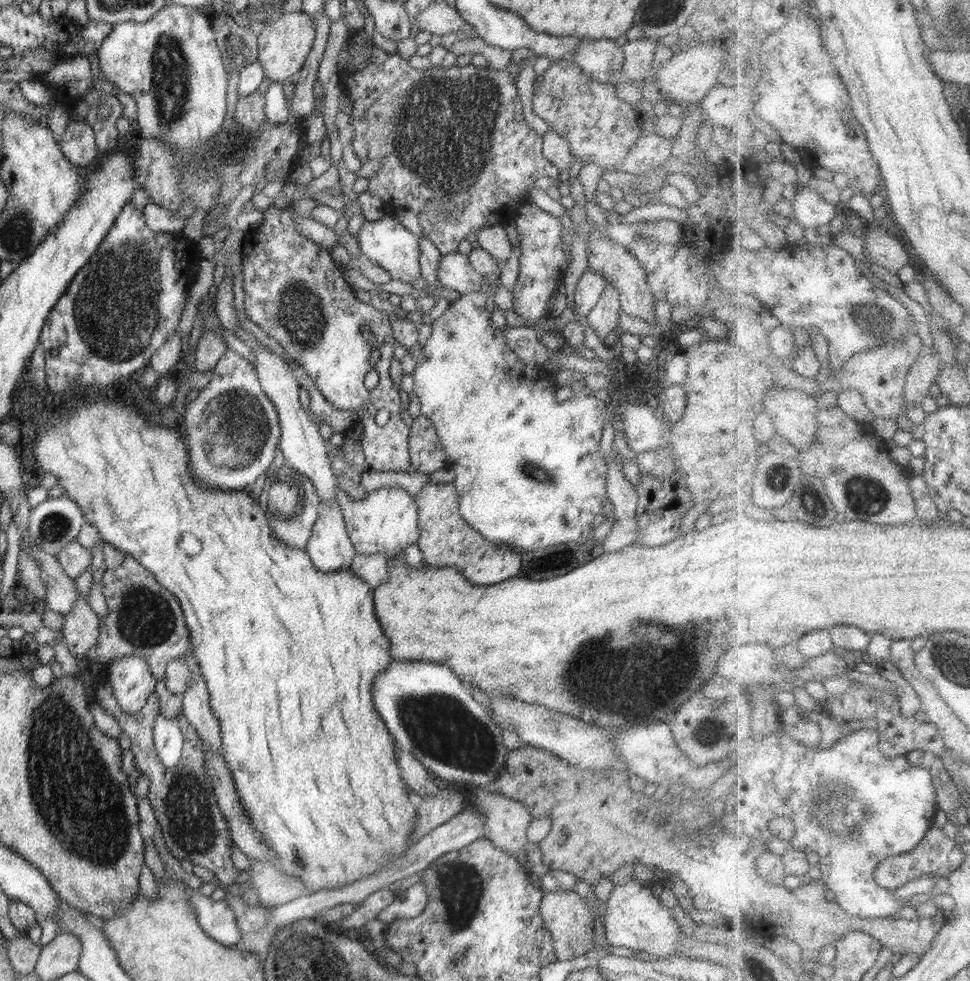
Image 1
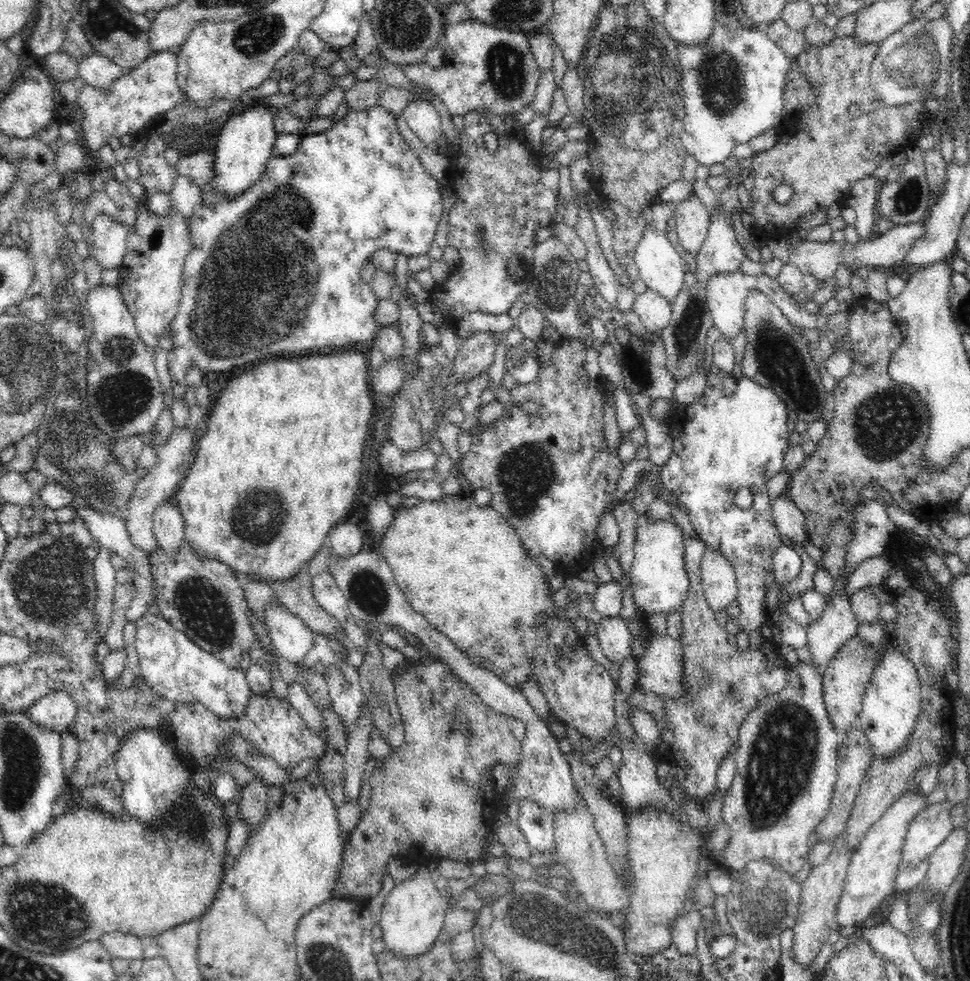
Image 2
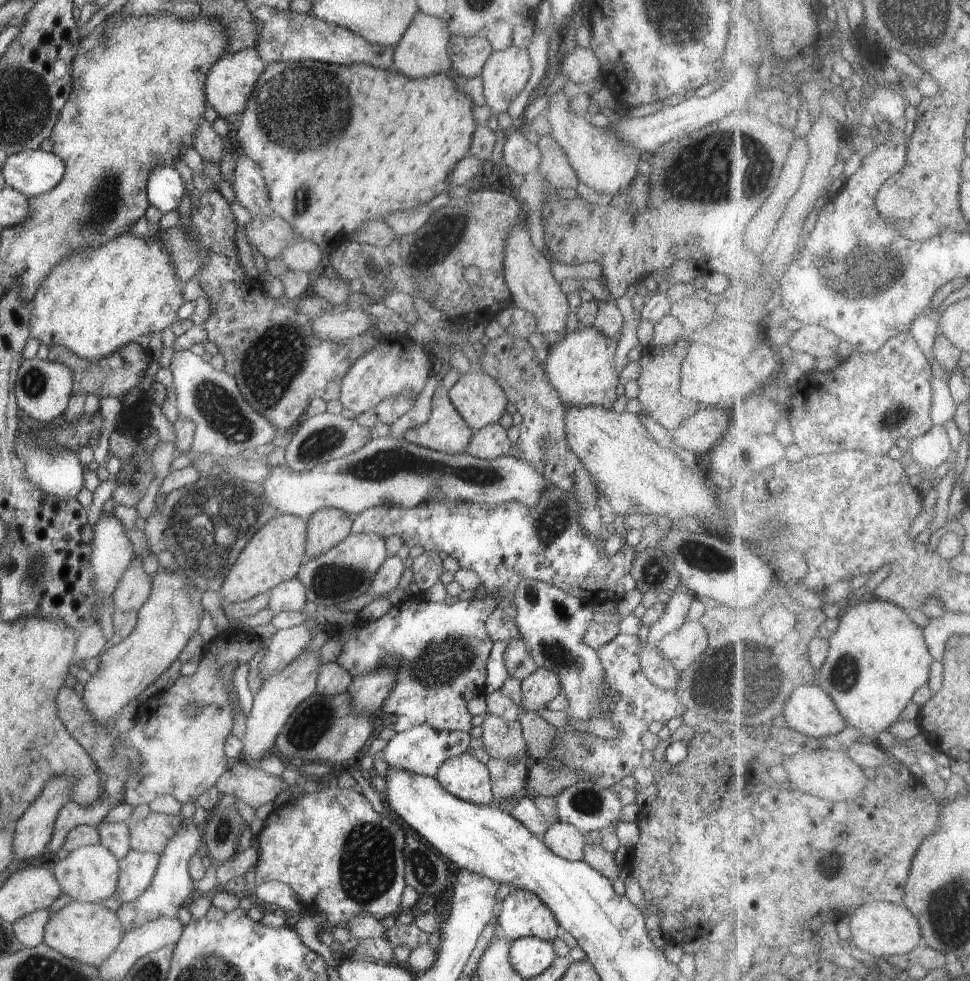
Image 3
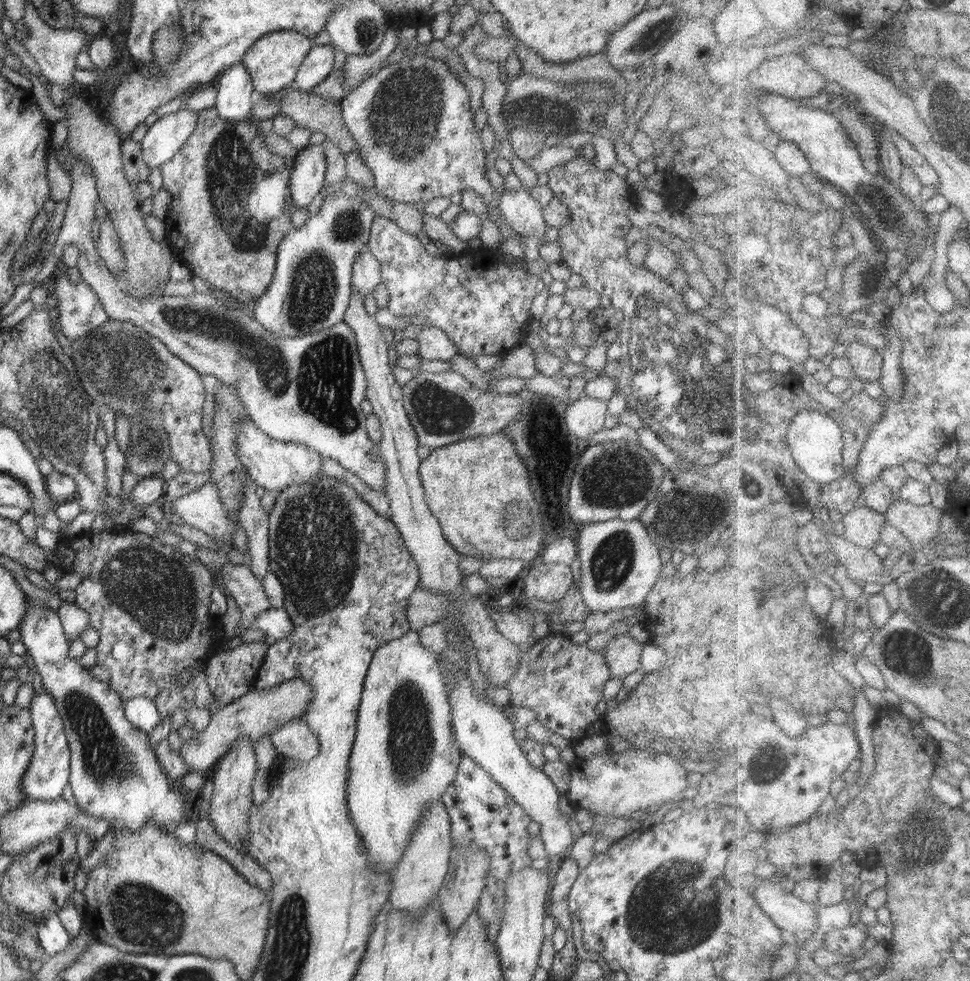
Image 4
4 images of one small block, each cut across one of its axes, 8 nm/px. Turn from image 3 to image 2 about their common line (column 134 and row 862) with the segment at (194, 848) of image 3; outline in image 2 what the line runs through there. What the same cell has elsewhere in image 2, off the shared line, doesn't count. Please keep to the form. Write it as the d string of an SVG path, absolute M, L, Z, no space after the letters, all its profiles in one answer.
M948 800L939 804L928 805L926 810L922 810L920 814L916 814L916 818L912 820L908 826L906 840L902 846L902 858L898 863L898 874L896 874L895 892L908 892L914 889L918 884L922 884L928 872L928 860L934 853L934 850L948 838L954 830L952 825L952 817L950 810L954 805L950 805Z

